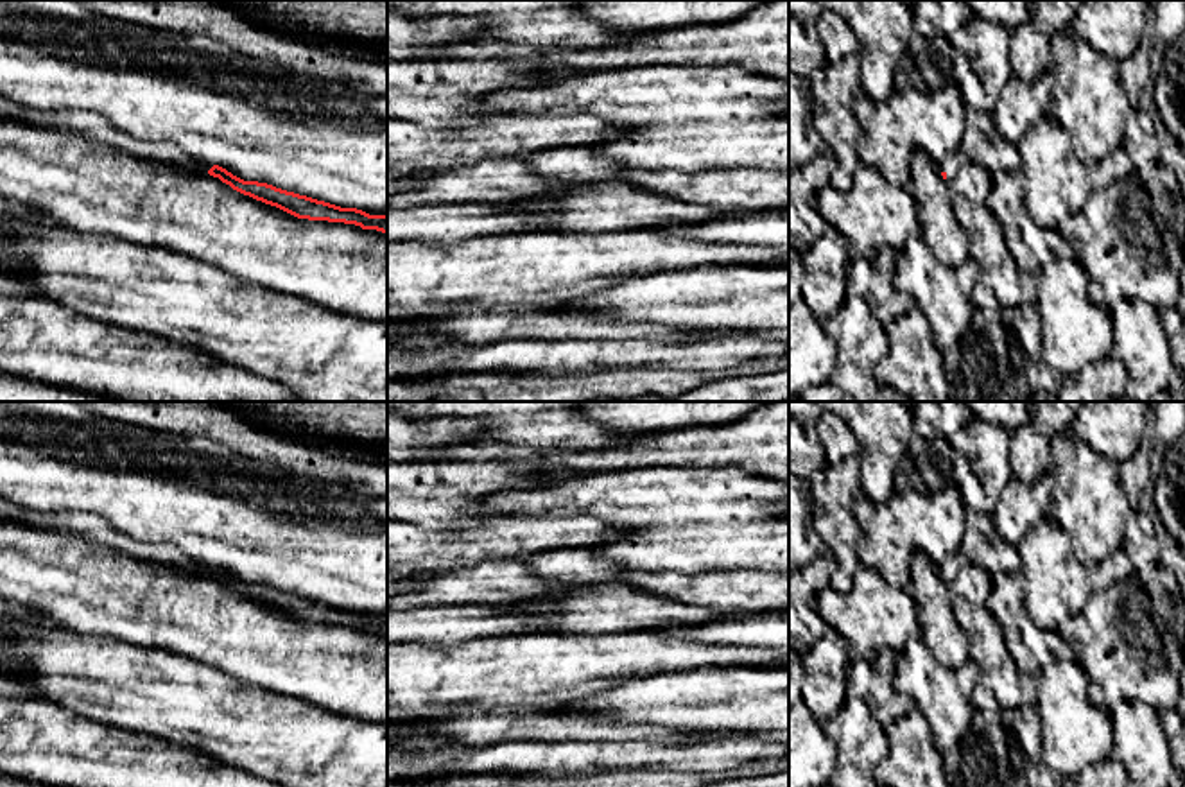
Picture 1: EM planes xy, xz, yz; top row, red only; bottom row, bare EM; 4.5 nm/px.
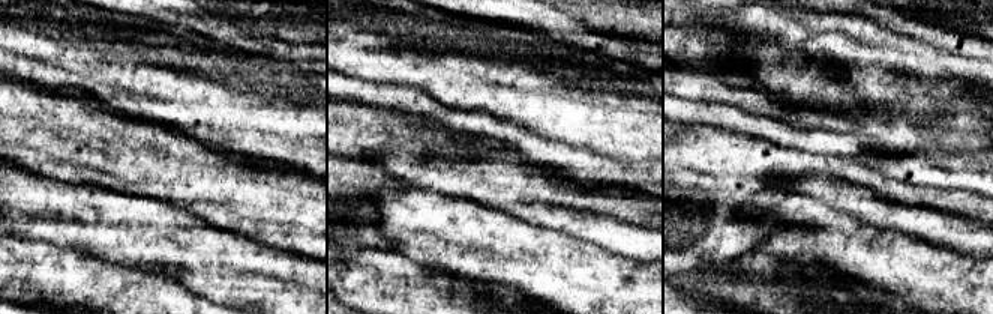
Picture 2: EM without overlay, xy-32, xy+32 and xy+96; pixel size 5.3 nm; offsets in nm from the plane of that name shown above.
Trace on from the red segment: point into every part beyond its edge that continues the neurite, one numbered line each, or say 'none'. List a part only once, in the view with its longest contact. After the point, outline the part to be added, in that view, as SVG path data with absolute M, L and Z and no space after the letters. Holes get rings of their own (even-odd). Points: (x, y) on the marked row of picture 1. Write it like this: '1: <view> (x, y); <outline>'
1: yz (956, 160); M959 149L938 163L938 170L947 174L947 181L954 179L959 169L968 161L966 154Z

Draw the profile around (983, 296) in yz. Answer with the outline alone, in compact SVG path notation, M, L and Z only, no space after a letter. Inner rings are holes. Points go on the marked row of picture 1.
M954 195L952 210L968 237L968 258L956 274L973 307L1002 310L1036 305L1036 276L1016 265L1002 224L988 204Z

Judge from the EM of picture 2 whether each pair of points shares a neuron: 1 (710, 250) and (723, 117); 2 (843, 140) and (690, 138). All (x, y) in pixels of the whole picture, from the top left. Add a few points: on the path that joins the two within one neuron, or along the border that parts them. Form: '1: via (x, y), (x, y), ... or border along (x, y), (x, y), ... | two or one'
1: border along (687, 123), (705, 123), (756, 137) | two
2: border along (729, 129), (797, 149) | two

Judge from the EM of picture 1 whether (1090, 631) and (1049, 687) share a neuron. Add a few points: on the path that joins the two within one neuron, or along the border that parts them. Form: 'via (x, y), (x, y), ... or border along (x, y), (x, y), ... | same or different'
border along (1078, 662), (1087, 674), (1087, 698), (1090, 701) | different

